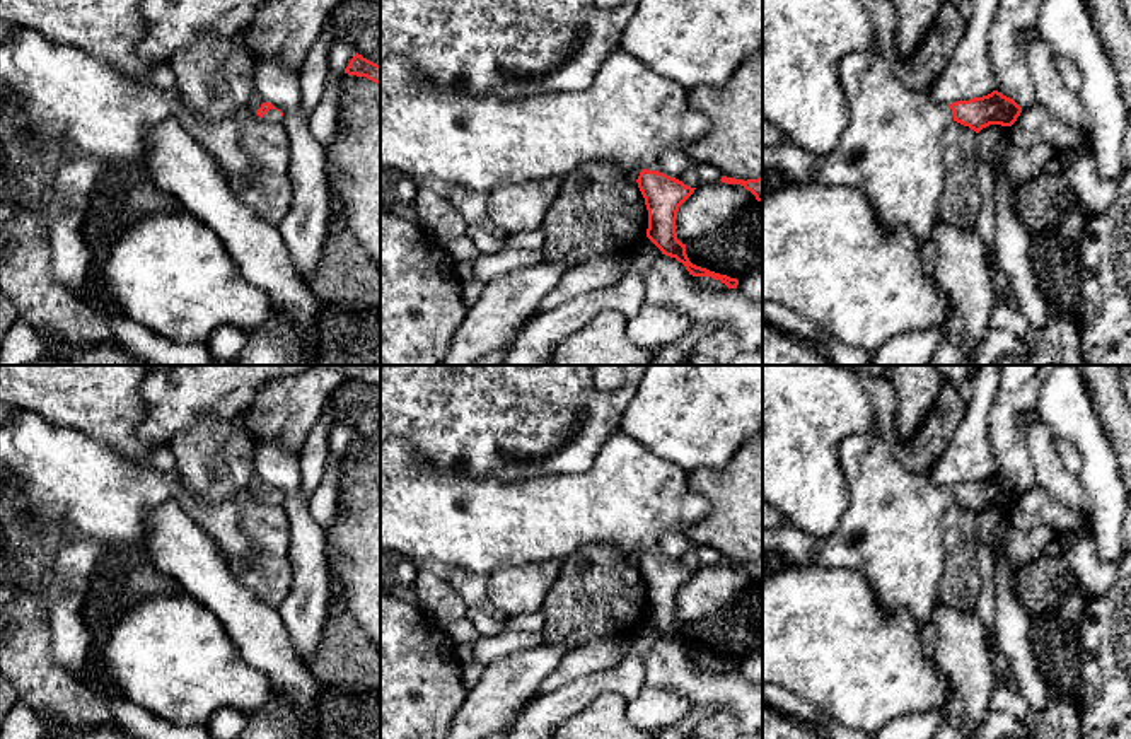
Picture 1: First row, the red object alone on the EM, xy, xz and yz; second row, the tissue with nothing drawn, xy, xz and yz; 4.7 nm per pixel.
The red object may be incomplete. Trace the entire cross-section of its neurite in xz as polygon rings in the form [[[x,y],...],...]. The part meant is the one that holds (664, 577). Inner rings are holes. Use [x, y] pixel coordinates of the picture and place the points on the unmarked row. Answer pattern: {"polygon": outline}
{"polygon": [[[614,430],[589,471],[548,474],[515,481],[467,478],[428,468],[408,439],[380,444],[380,551],[394,551],[413,562],[438,560],[469,573],[490,575],[517,562],[566,558],[590,543],[606,543],[628,555],[640,550],[636,562],[648,592],[647,620],[686,649],[693,659],[711,659],[728,671],[739,662],[696,649],[677,621],[679,589],[696,570],[658,553],[660,538],[672,529],[705,519],[710,502],[691,490],[687,471],[665,461],[643,444]]]}

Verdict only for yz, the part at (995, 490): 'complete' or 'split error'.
split error

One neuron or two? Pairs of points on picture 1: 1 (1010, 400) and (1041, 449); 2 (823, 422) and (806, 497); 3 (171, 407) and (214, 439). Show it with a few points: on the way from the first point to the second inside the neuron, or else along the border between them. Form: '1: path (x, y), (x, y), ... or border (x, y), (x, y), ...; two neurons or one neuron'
1: border (1034, 408), (1019, 415), (1019, 427), (1029, 454); two neurons
2: path (806, 441), (806, 478); one neuron
3: border (232, 417), (198, 417), (166, 442); two neurons

